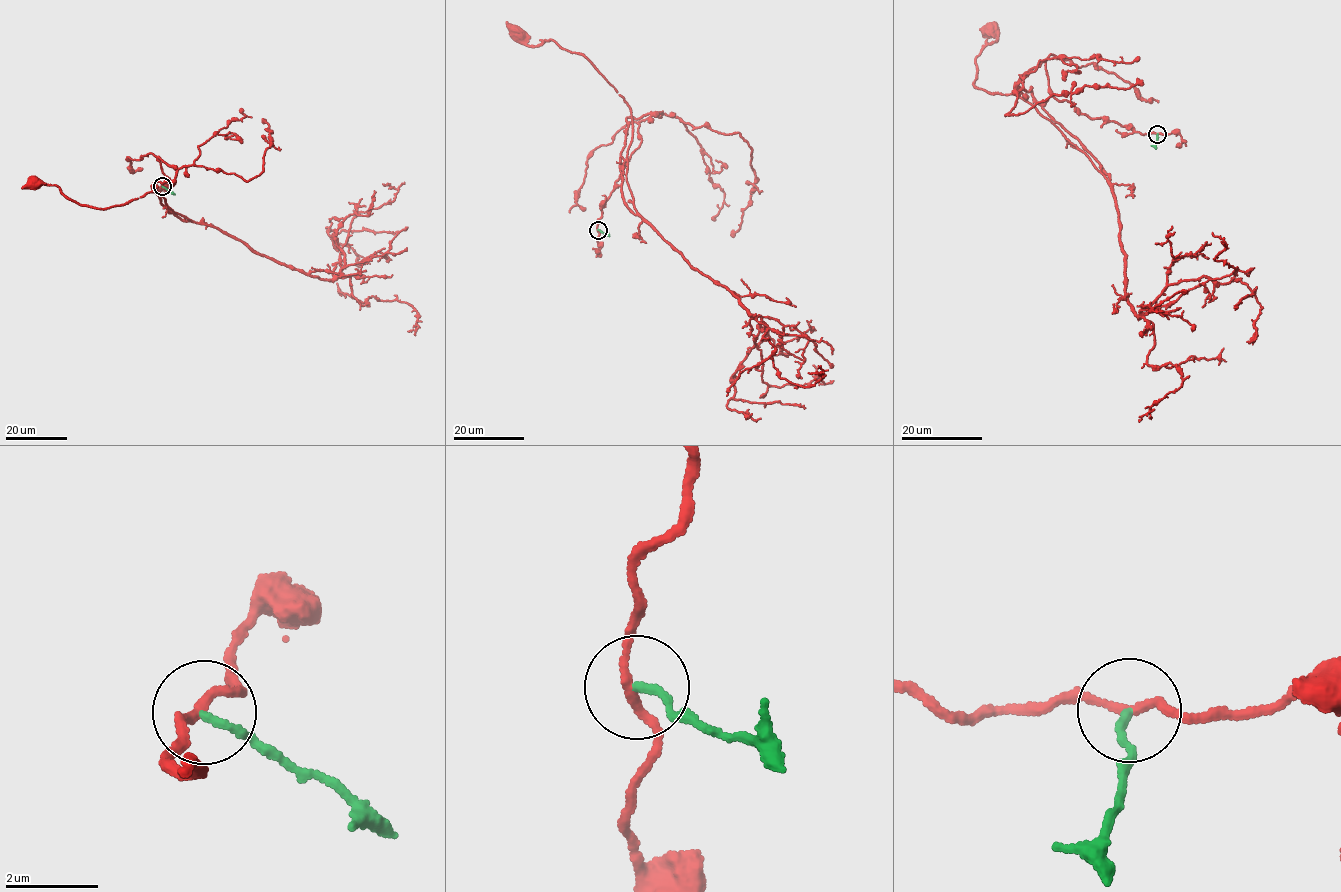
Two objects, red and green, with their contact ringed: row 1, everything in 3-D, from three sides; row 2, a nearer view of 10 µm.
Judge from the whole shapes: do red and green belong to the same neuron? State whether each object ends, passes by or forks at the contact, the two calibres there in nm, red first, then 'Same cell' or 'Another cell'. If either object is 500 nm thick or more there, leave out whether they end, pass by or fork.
At the ring red passes by. At the ring green ends. Thickness 180 nm (red) against 170 nm. Another cell

